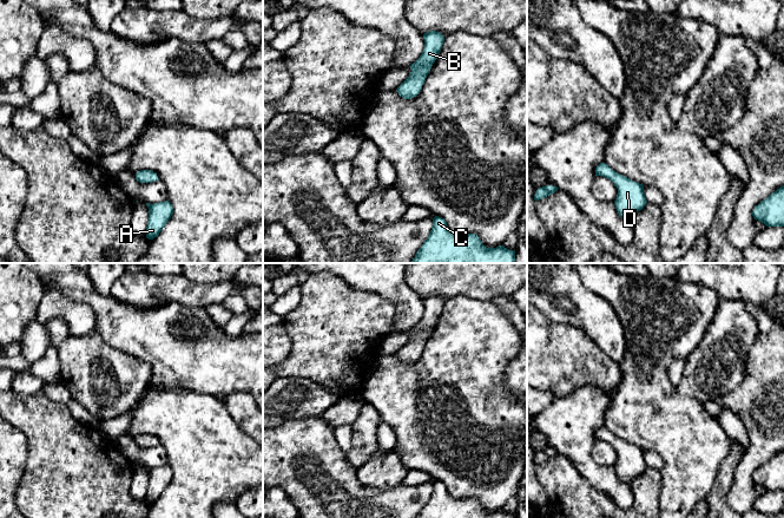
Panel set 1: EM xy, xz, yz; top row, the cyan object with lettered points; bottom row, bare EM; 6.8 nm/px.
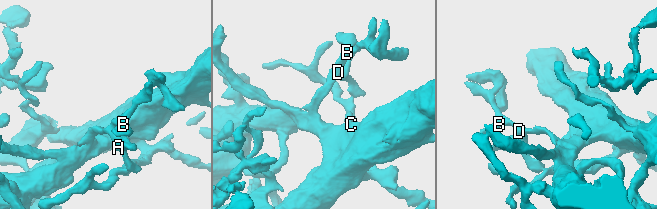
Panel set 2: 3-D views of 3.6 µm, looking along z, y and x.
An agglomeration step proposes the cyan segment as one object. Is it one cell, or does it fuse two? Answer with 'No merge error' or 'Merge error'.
No merge error

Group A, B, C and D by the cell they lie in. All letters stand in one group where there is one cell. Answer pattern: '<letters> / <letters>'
A B C D

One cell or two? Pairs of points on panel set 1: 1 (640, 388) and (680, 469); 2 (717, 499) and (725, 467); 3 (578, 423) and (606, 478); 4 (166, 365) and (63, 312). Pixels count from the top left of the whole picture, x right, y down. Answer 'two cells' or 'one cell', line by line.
1: one cell
2: one cell
3: one cell
4: two cells

